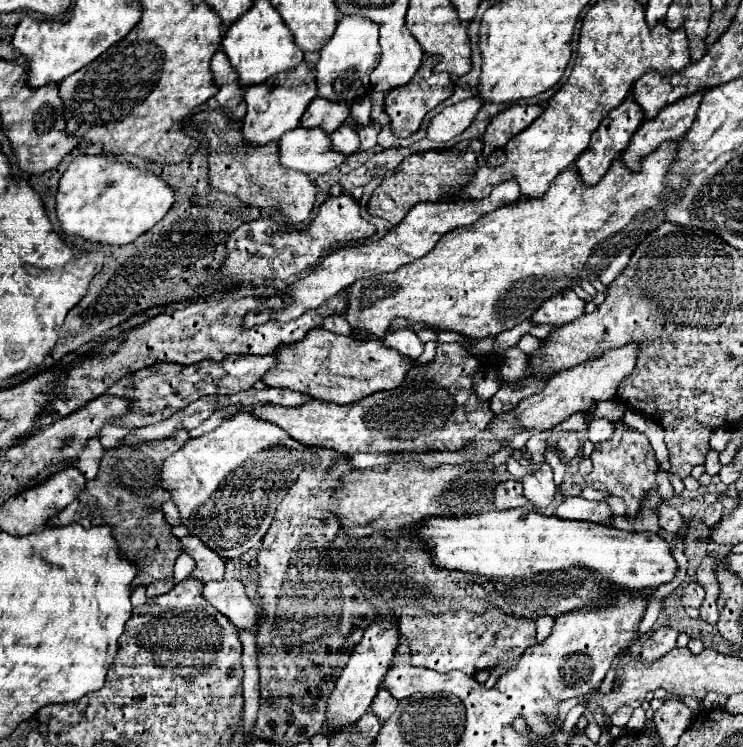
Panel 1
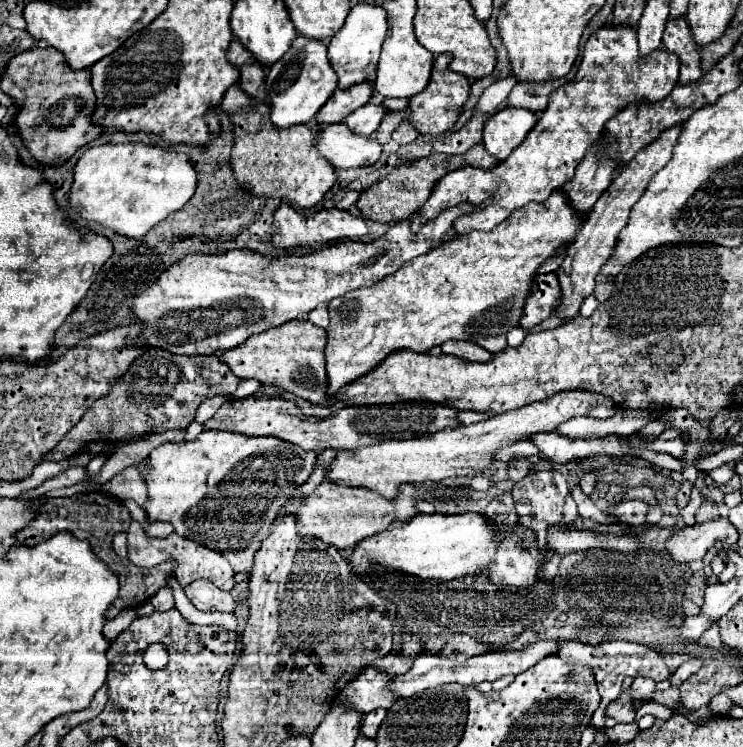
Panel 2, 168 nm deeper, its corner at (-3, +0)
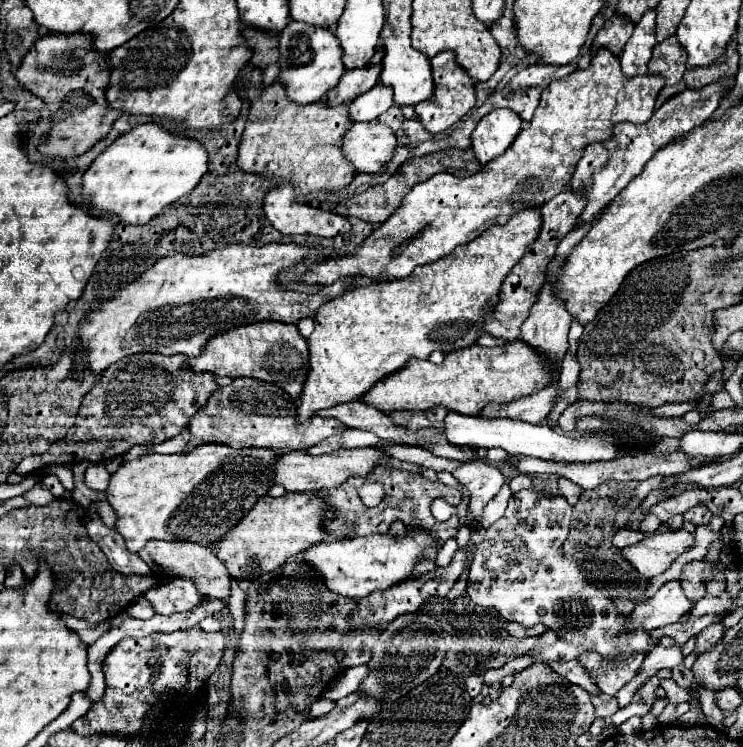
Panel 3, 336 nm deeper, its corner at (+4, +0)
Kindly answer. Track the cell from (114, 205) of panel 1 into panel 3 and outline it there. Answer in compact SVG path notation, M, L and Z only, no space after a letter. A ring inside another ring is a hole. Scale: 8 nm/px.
M142 124L118 136L106 150L98 154L98 158L90 164L90 168L82 176L82 196L90 198L90 206L94 210L110 212L118 216L124 224L140 226L140 224L150 222L164 206L192 192L208 170L206 162L208 162L208 154L196 140L176 136L156 124Z

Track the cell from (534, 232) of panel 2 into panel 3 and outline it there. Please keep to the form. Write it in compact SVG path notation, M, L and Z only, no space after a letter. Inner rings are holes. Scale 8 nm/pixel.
M518 210L504 226L490 226L484 234L464 246L458 246L446 258L416 268L408 278L382 280L370 286L360 286L348 290L336 300L322 304L316 310L316 326L308 338L310 372L300 396L298 420L308 420L316 410L358 400L378 380L404 368L410 358L426 360L434 350L448 354L452 350L474 346L484 334L486 312L494 310L504 278L510 274L512 266L520 262L524 250L528 250L528 246L538 238L540 224L540 210Z

